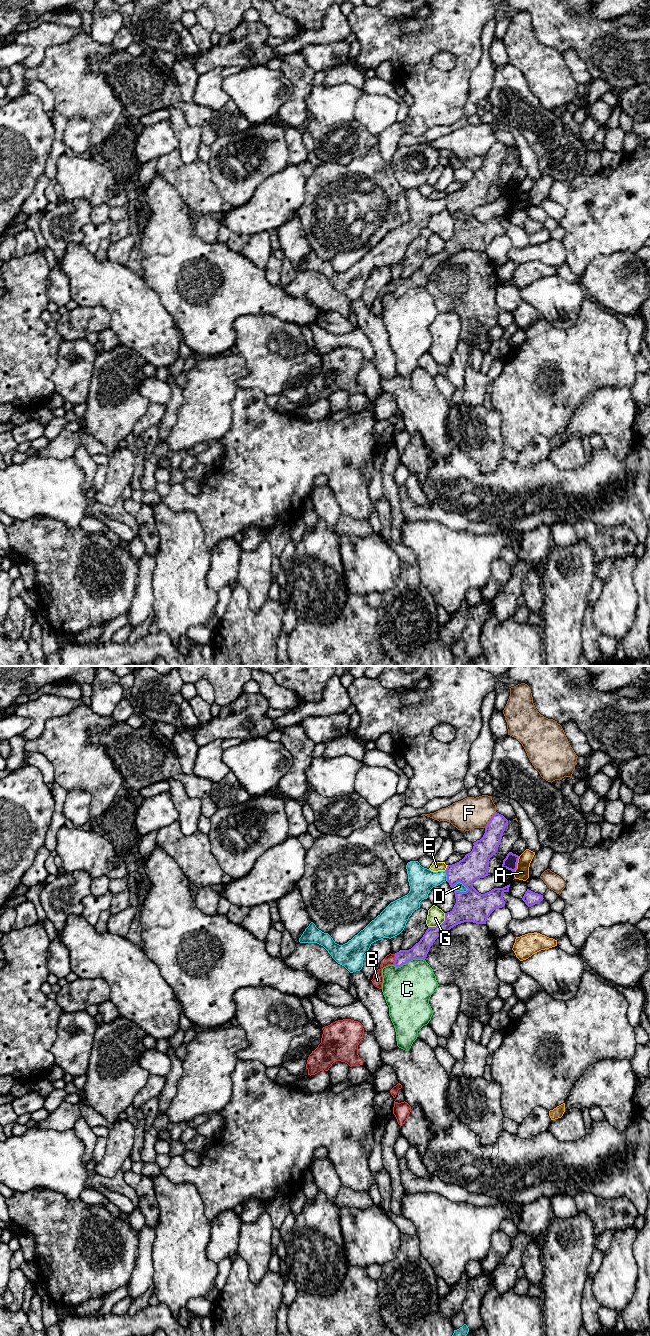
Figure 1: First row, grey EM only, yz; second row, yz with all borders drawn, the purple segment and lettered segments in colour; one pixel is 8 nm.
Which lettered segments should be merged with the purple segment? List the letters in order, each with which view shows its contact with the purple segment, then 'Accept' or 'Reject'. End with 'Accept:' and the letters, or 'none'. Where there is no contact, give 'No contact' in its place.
A: Touches purple in yz. Reject
B: Touches purple in yz. Accept
C: Touches purple in yz. Reject
D: Touches purple in yz. Reject
E: Touches purple in yz. Reject
F: Touches purple in yz. Reject
G: Touches purple in yz. Reject
Accept: B

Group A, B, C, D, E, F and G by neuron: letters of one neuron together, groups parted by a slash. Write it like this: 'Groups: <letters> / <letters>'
Groups: A / B / C / D / E / F / G

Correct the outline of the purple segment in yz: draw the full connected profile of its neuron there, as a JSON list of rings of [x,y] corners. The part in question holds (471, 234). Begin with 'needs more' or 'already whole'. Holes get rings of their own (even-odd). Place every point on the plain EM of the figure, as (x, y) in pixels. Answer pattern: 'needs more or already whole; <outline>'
needs more; [[[496,140],[485,155],[483,165],[473,171],[472,179],[459,190],[447,194],[445,200],[450,215],[453,217],[460,210],[468,218],[454,219],[456,231],[450,240],[445,241],[445,249],[441,253],[428,255],[420,269],[411,277],[390,281],[381,289],[380,296],[371,308],[375,315],[382,317],[384,295],[388,293],[401,295],[413,287],[425,288],[430,275],[440,263],[464,250],[486,252],[487,246],[495,237],[505,234],[503,221],[509,220],[510,212],[481,222],[473,215],[473,210],[490,203],[489,188],[497,180],[507,152],[508,148]]]

